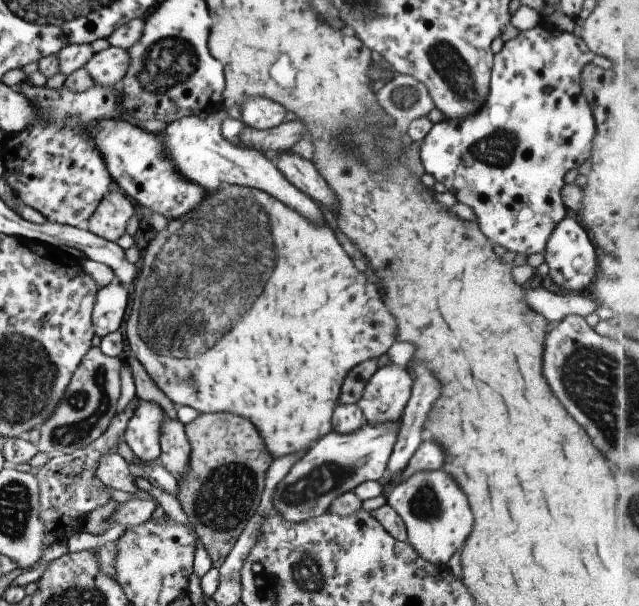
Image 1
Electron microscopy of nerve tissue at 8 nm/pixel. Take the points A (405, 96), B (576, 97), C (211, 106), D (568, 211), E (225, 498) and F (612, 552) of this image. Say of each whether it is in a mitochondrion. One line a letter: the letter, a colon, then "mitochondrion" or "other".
A: mitochondrion
B: other
C: other
D: other
E: mitochondrion
F: other

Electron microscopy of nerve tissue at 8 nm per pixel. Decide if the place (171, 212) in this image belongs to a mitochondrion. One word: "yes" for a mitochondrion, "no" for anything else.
yes

